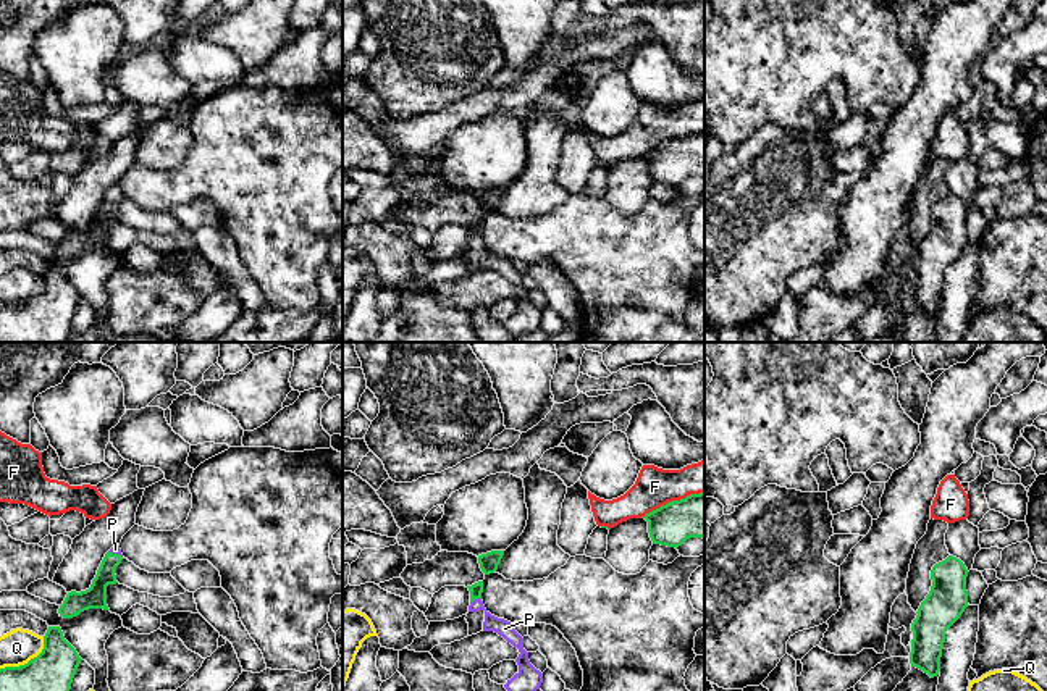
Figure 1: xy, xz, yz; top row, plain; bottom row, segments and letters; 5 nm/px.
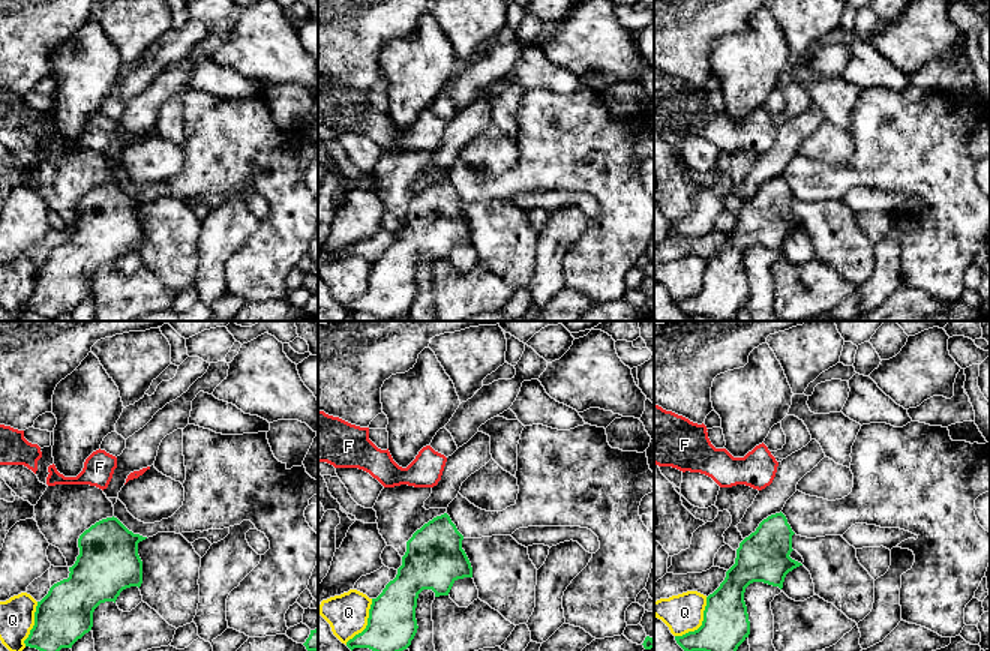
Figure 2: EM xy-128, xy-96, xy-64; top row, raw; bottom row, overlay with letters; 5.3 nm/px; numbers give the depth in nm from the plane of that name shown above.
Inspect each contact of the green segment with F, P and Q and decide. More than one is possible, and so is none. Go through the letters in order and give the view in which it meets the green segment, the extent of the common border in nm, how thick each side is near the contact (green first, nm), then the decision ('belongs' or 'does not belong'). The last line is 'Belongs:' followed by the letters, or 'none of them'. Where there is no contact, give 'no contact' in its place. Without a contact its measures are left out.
F: meets green in xz; contact 340 nm long; 220 nm thick on the green side, 190 nm on the other; does not belong
P: meets green in xz; contact 60 nm long; 70 nm thick on the green side, 90 nm on the other; belongs
Q: meets green in xy; contact 280 nm long; 220 nm thick on the green side, 180 nm on the other; does not belong
Belongs: P

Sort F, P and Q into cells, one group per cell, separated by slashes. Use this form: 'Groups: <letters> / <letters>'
Groups: F / P / Q

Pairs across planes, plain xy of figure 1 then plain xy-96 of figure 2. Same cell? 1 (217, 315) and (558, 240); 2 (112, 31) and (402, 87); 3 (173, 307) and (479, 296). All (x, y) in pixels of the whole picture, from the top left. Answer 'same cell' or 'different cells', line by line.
1: same cell
2: same cell
3: same cell

